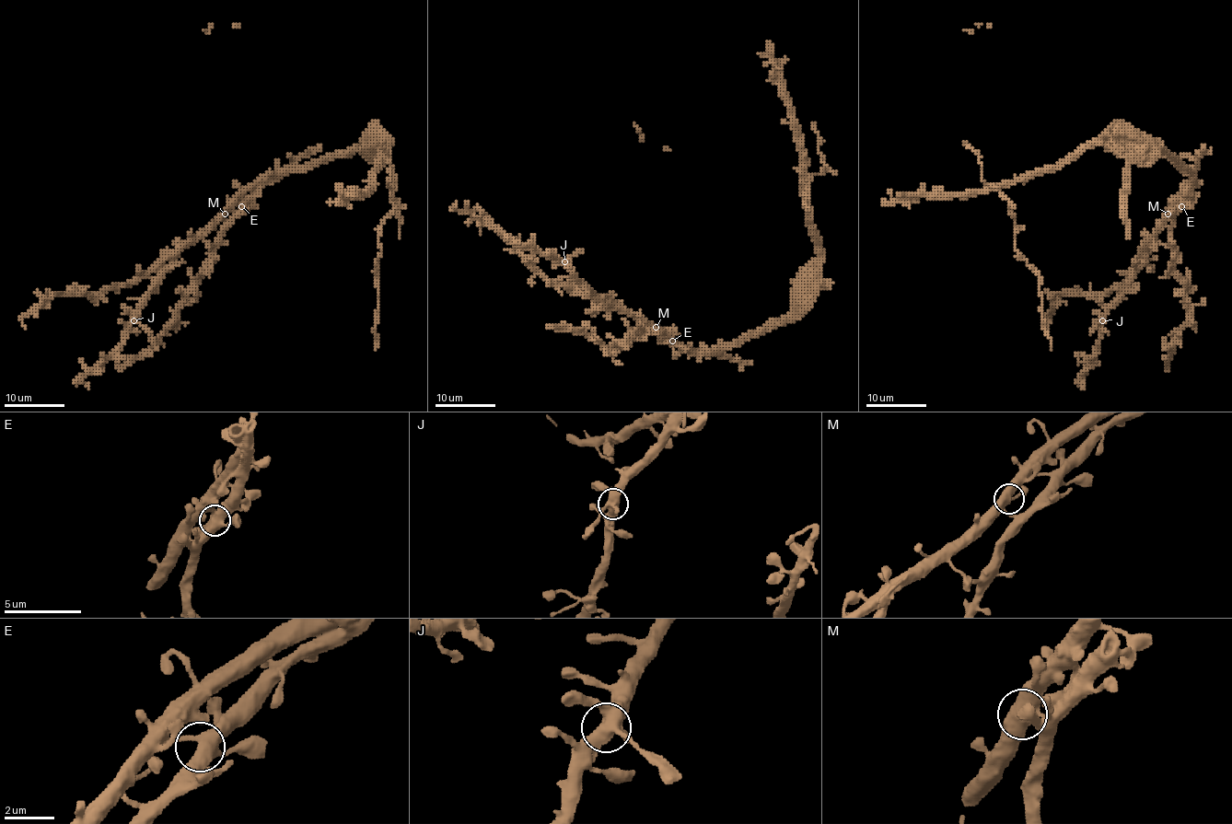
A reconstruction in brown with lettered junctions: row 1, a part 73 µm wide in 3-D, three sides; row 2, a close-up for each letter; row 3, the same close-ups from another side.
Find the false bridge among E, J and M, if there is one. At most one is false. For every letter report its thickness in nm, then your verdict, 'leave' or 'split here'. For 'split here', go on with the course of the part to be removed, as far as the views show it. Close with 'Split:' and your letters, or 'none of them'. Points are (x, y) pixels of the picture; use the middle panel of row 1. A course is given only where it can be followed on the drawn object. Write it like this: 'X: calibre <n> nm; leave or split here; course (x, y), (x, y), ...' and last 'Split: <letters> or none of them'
E: calibre 480 nm; leave
J: calibre 500 nm; leave
M: calibre 480 nm; leave
Split: none of them

